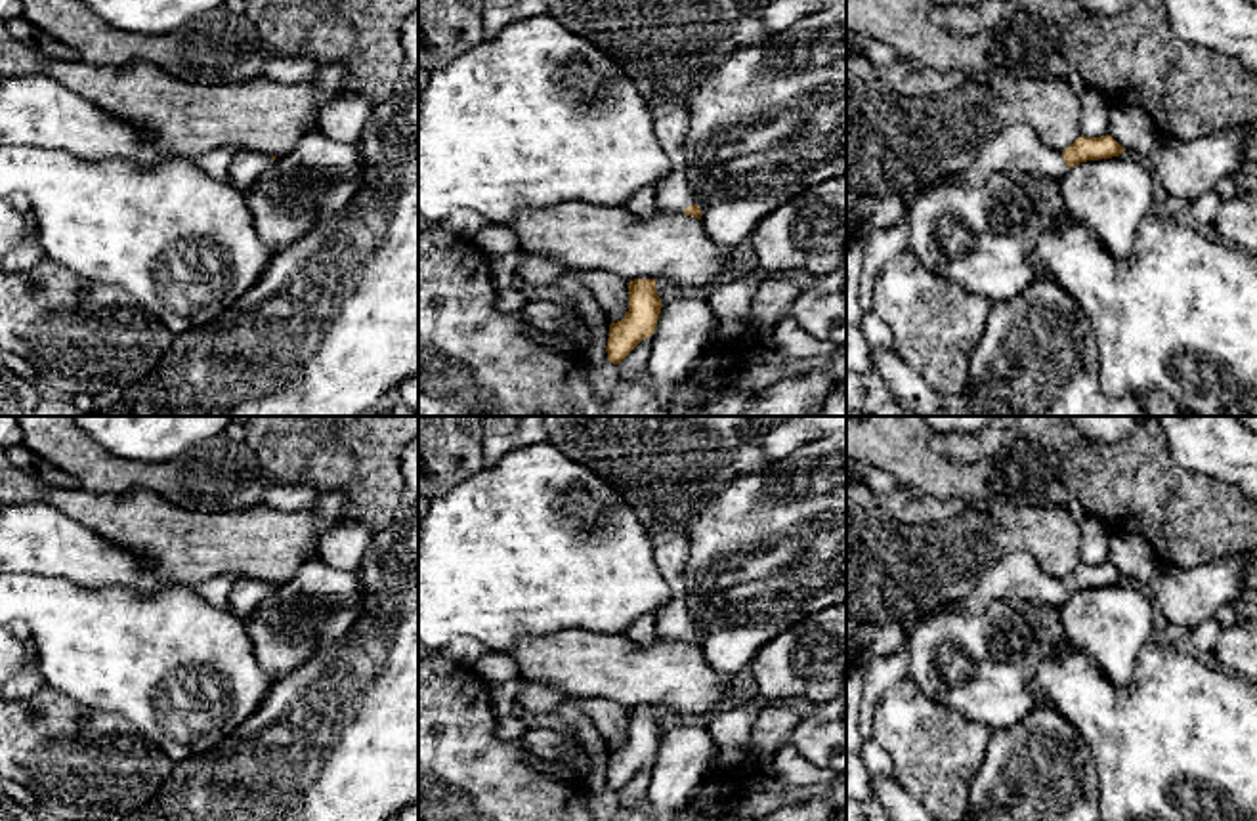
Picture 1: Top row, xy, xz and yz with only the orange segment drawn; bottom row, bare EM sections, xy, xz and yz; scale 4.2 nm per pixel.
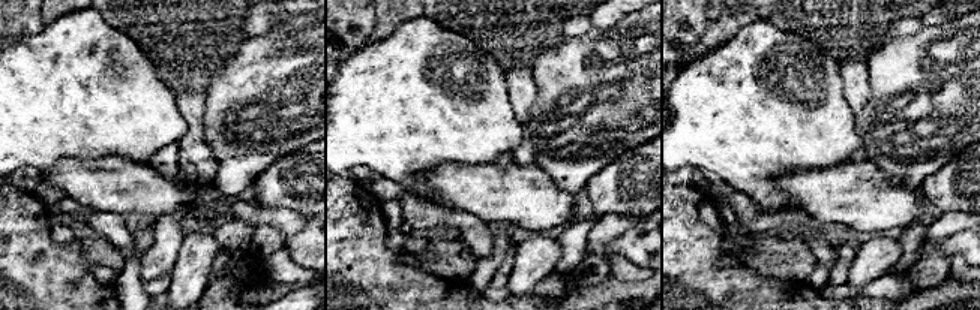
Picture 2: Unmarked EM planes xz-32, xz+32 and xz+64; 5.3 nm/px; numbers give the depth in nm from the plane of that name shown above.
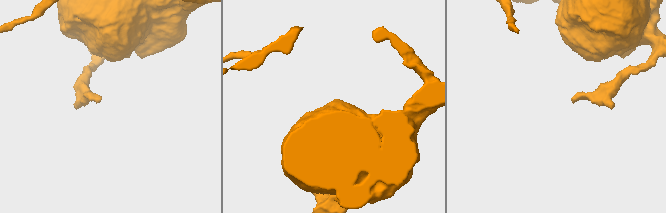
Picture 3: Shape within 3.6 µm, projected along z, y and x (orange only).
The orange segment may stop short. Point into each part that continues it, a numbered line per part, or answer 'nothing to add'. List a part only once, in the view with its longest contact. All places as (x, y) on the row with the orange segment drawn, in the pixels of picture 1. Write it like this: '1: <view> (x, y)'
1: yz (1017, 149)

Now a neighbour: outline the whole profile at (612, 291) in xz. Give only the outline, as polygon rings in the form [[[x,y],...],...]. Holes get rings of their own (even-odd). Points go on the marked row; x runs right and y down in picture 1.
[[[583,269],[573,273],[592,292],[607,325],[625,319],[628,311],[628,281],[625,277],[606,269]]]

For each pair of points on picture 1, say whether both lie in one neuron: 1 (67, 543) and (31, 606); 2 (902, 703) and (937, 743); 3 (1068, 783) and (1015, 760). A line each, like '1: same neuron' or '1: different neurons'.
1: different neurons
2: same neuron
3: same neuron

